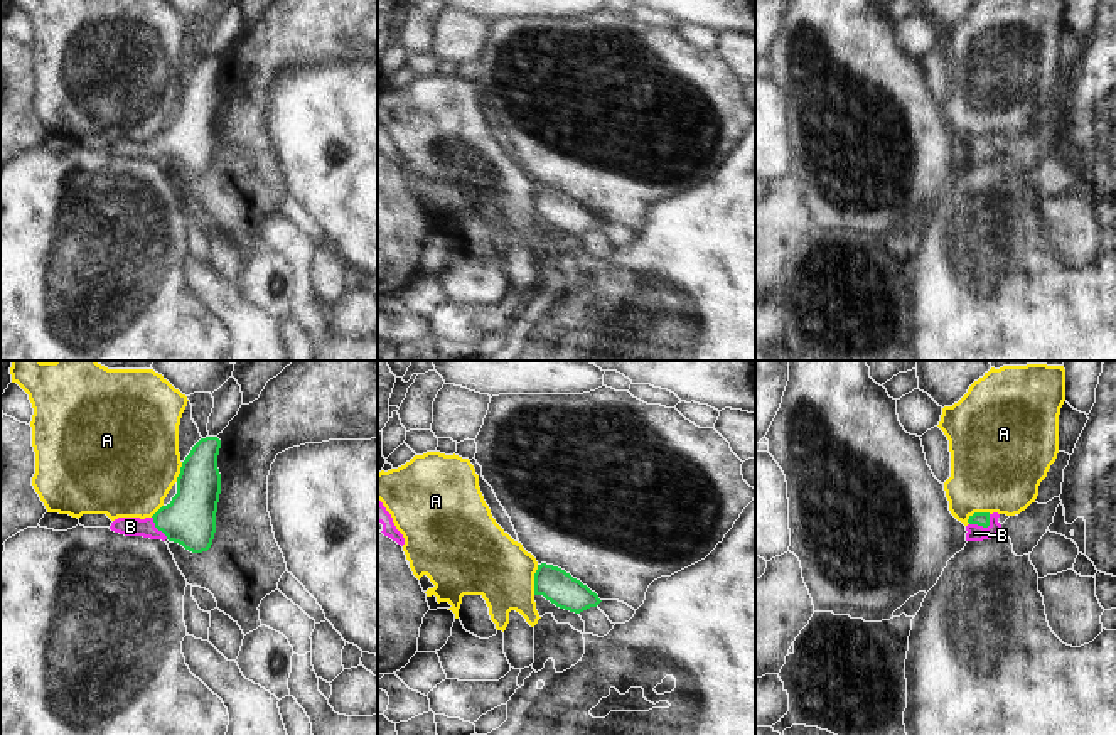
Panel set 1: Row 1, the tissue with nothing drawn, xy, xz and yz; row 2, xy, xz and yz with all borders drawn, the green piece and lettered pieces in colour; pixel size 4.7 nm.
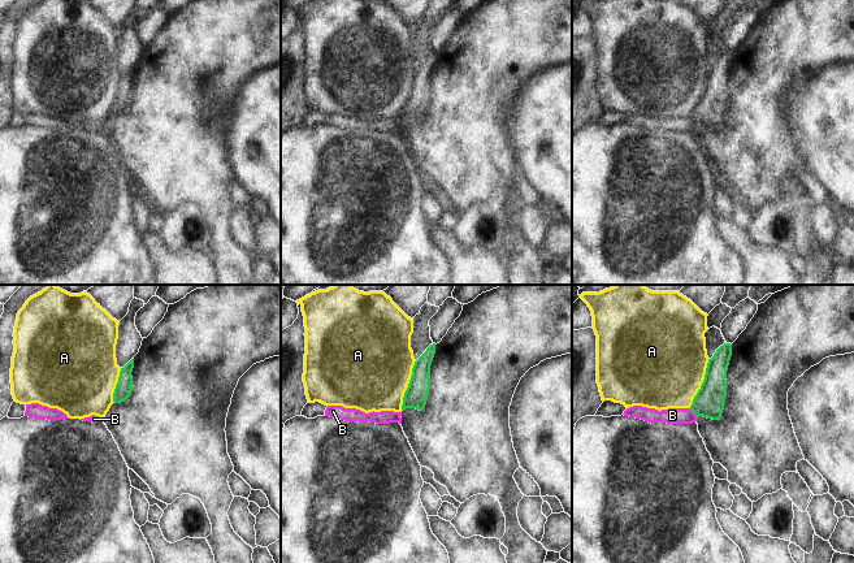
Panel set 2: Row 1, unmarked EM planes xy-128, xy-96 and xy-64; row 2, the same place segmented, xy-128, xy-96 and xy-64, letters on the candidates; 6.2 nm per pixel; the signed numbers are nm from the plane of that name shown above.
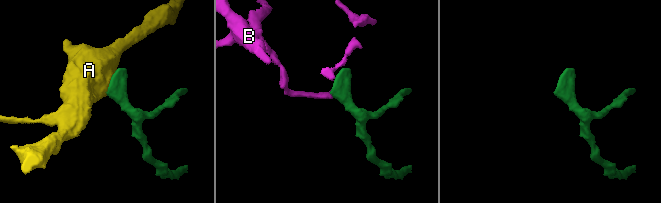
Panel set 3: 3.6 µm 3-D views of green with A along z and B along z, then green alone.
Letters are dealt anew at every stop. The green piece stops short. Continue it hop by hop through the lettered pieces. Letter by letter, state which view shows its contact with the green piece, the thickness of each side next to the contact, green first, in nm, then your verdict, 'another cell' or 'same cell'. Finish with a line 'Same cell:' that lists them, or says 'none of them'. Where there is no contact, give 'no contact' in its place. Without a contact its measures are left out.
A: xz | 160/320 nm | another cell
B: yz | 60/80 nm | same cell
Same cell: B

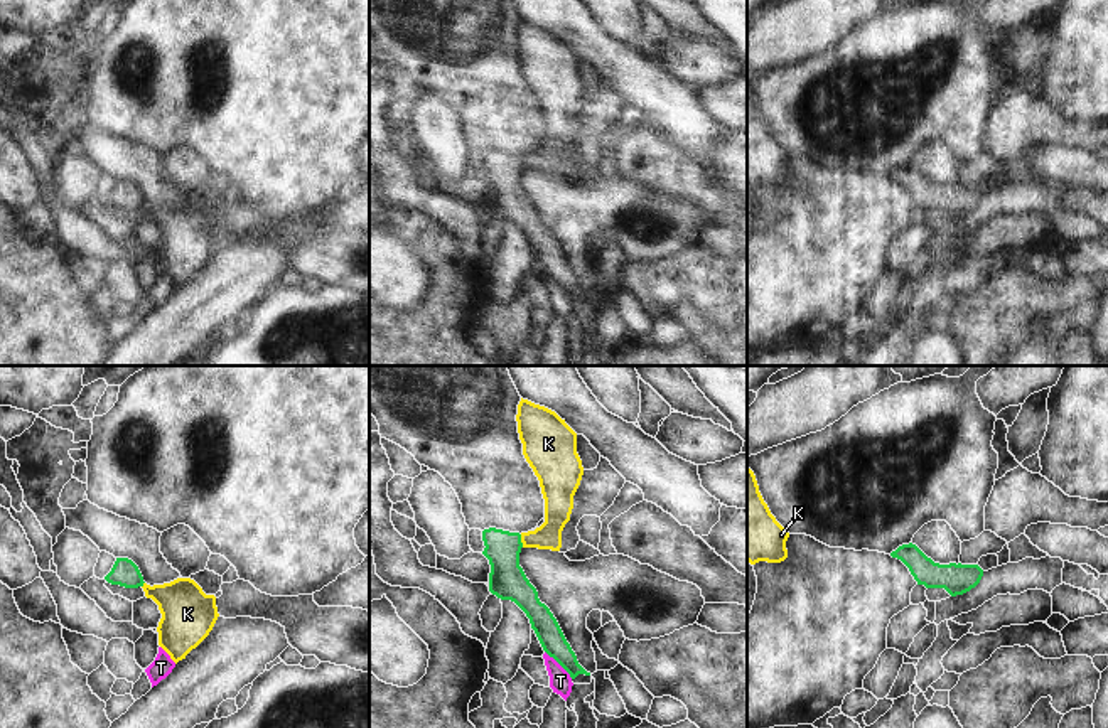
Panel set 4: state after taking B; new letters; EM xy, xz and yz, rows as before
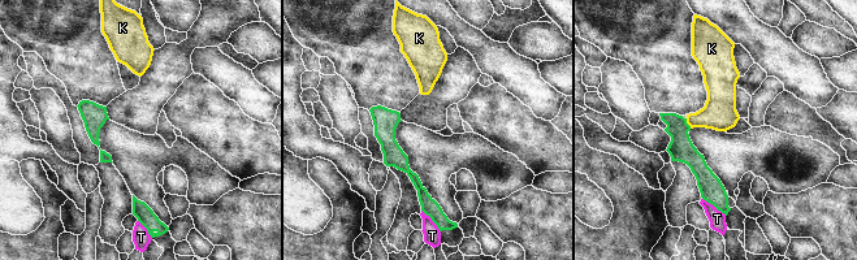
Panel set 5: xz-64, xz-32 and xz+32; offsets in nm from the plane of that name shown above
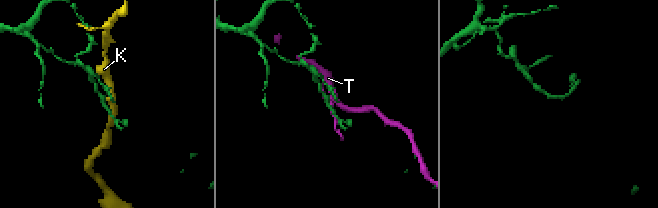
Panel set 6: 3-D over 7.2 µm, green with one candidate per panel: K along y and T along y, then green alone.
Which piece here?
K: xz | 180/130 nm | another cell
T: xz | 120/110 nm | another cell
Same cell: none of them

